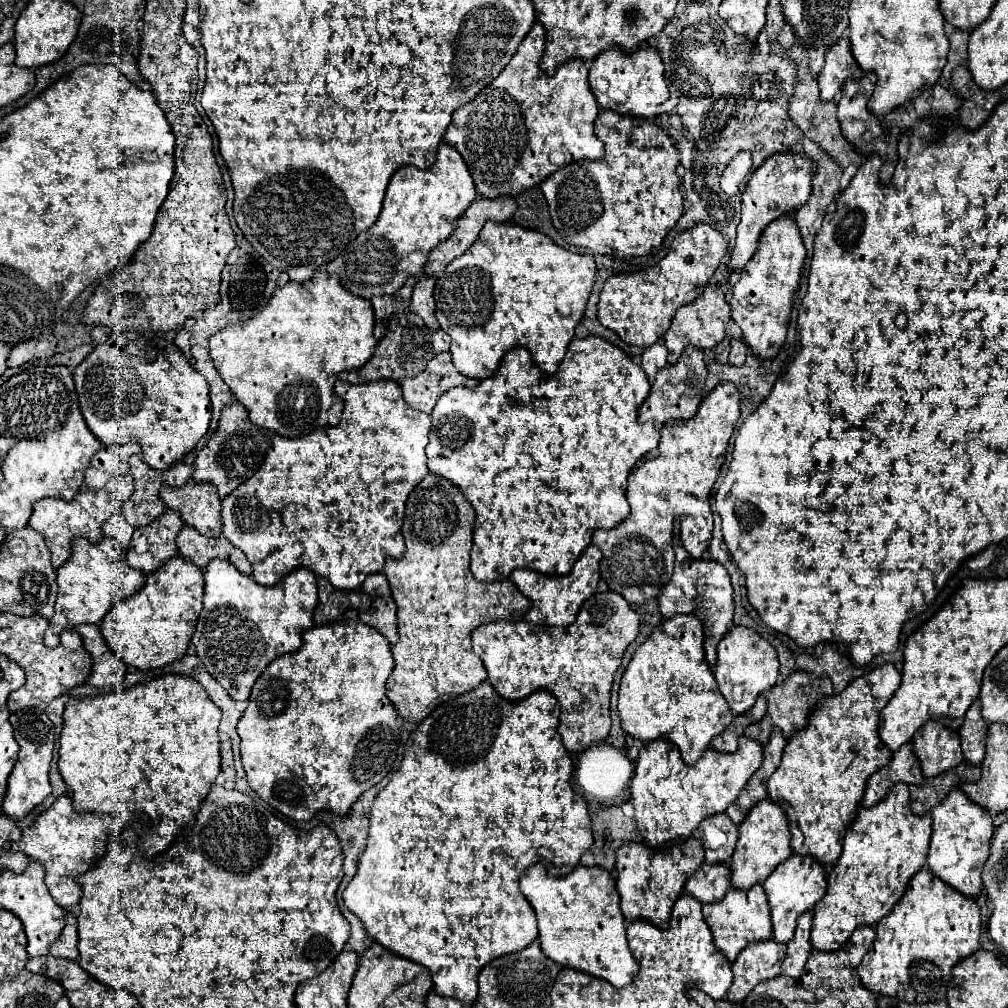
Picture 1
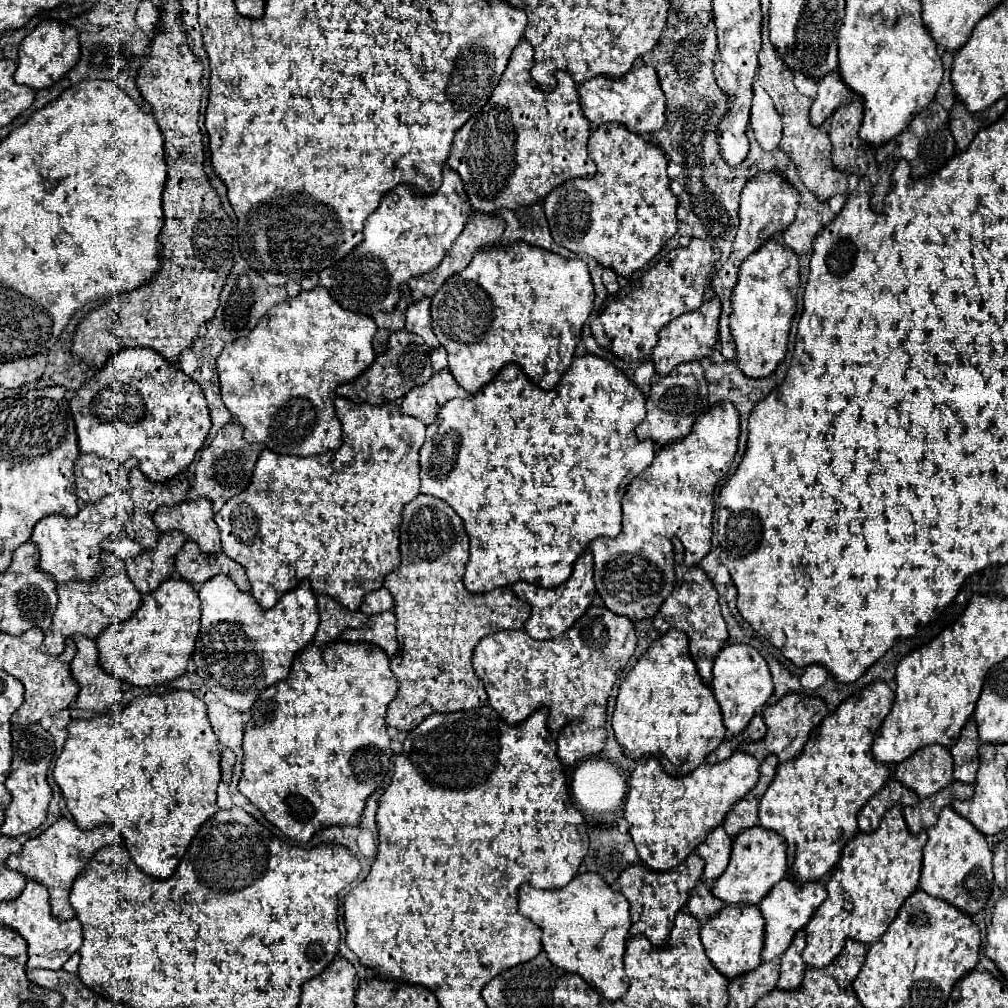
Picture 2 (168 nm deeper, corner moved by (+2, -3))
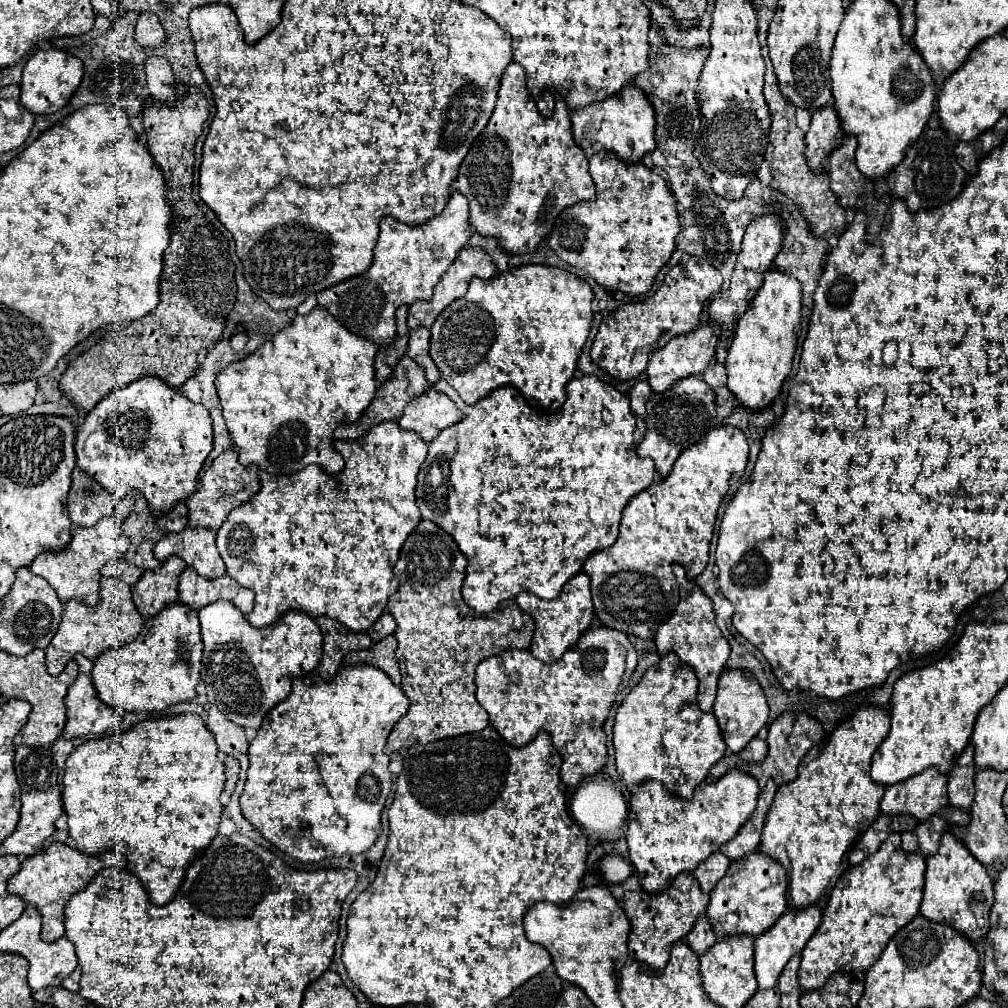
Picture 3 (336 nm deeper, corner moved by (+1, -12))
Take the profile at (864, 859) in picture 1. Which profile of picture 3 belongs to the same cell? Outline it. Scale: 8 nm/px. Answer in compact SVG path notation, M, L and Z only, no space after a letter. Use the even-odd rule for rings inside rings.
M890 834L876 854L852 866L834 886L822 924L802 950L798 980L802 990L818 990L834 972L866 972L888 940L920 910L924 890L924 858L904 852L900 834Z

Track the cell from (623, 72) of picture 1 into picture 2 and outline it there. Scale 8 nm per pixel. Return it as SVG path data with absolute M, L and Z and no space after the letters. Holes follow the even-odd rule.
M639 65L633 67L625 77L613 81L607 77L593 77L579 85L579 99L585 117L593 125L603 125L609 121L625 125L633 133L655 133L665 125L665 93L659 85L655 67Z

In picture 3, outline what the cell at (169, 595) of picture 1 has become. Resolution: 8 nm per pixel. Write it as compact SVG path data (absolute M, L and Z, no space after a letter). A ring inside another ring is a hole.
M174 602L146 620L134 642L100 654L94 660L92 684L98 698L118 712L154 712L180 702L190 702L200 684L200 670L202 638L198 612L182 606L182 602Z

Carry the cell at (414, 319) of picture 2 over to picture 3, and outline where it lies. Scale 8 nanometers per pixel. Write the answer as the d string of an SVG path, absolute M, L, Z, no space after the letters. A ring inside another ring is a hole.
M424 326L416 328L410 332L410 340L408 340L408 356L418 362L418 366L422 366L426 370L426 380L430 386L434 386L440 380L438 368L432 362L430 354L428 354L428 342L430 342L430 330L426 330Z

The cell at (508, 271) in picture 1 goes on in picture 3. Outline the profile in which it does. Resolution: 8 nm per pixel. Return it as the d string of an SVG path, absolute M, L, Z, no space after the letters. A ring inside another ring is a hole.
M528 264L492 280L474 278L464 298L452 302L430 328L430 356L446 380L466 404L476 404L480 398L500 386L514 386L526 402L538 410L554 412L566 402L566 384L574 378L578 356L586 344L592 326L592 290L588 282L550 266Z

